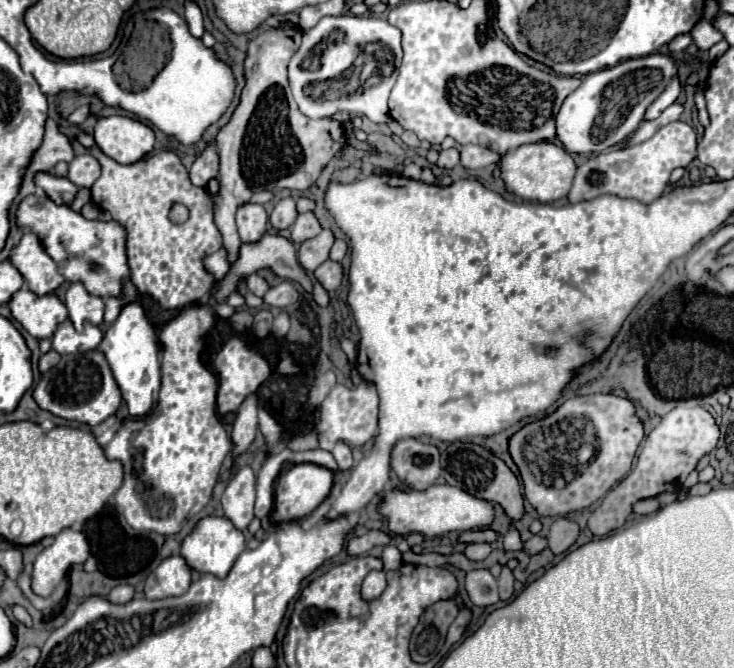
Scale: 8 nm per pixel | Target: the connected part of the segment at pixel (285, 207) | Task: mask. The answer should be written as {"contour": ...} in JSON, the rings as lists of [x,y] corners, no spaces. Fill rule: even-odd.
{"contour":[[[282,198],[274,206],[274,210],[270,214],[270,222],[272,222],[272,226],[276,230],[286,230],[286,228],[290,228],[294,224],[296,216],[298,216],[298,212],[296,212],[296,200],[294,198]]]}

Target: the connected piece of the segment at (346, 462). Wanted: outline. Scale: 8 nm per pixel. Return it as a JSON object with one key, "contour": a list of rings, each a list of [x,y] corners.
{"contour":[[[338,442],[338,444],[334,446],[334,450],[332,450],[332,456],[336,458],[340,472],[346,472],[346,470],[352,468],[352,450],[350,450],[348,444]]]}

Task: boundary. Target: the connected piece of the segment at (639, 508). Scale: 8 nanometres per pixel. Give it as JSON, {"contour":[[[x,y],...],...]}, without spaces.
{"contour":[[[648,498],[648,500],[640,500],[634,504],[634,512],[636,514],[652,514],[656,510],[662,508],[662,502],[658,498]]]}

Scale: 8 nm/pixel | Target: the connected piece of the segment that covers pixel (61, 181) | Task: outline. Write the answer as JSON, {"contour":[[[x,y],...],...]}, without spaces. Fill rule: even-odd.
{"contour":[[[54,172],[34,174],[34,184],[40,186],[56,204],[70,206],[78,194],[78,186],[74,186],[74,182],[70,182],[66,176],[56,176]]]}

